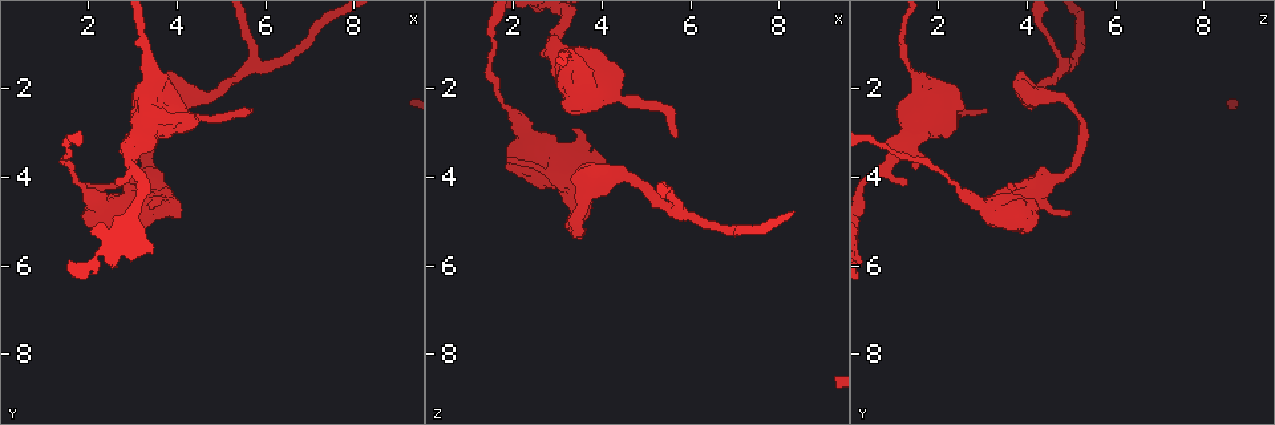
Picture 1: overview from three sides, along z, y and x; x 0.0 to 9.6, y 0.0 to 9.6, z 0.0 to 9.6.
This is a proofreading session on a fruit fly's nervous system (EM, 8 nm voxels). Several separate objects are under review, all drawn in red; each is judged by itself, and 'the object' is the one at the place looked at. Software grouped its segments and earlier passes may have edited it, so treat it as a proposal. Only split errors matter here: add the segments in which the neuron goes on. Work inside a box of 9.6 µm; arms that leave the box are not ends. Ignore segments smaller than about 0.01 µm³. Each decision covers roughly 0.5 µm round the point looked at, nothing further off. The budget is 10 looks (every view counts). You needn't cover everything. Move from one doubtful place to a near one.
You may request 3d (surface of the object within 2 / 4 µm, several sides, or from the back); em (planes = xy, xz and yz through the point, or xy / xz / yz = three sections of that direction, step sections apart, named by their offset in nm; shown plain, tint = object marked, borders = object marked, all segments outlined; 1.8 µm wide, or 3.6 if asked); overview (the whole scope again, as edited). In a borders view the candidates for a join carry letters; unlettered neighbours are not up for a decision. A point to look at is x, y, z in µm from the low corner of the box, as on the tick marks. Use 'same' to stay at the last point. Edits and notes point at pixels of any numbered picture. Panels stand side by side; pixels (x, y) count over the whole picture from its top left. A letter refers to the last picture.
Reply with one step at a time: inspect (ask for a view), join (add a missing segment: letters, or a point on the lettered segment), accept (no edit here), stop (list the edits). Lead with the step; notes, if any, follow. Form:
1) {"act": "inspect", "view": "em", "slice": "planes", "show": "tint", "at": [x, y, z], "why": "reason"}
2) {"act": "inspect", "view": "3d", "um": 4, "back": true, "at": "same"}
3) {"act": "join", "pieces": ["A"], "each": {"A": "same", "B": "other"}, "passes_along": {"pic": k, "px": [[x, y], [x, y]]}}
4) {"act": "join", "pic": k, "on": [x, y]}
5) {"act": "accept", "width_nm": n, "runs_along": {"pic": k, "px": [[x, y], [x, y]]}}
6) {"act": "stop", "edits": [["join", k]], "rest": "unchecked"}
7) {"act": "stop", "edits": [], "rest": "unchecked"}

{"act": "inspect", "view": "em", "slice": "planes", "show": "borders", "at": [5.70, 2.50, 3.10], "why": "free end"}

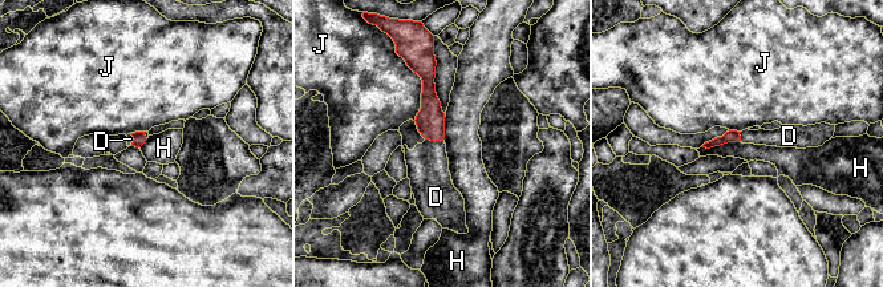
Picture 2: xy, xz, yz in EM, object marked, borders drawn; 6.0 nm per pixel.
{"act": "join", "pieces": ["D"], "longest_contact_nm": ["J", 400], "each": {"D": "same", "H": "other", "J": "other"}, "found": "the neuron continues"}

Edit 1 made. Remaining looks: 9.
{"act": "inspect", "view": "em", "slice": "yz", "step": 4, "show": "borders", "at": [3.60, 4.80, 4.95], "why": "an open end"}

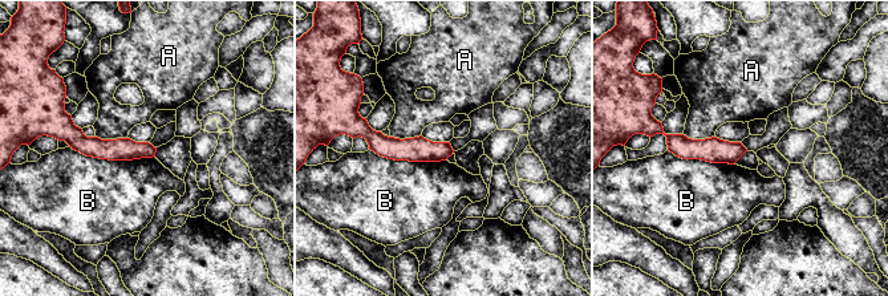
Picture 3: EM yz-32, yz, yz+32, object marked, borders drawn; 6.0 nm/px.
{"act": "inspect", "view": "em", "slice": "planes", "show": "borders", "at": "same"}

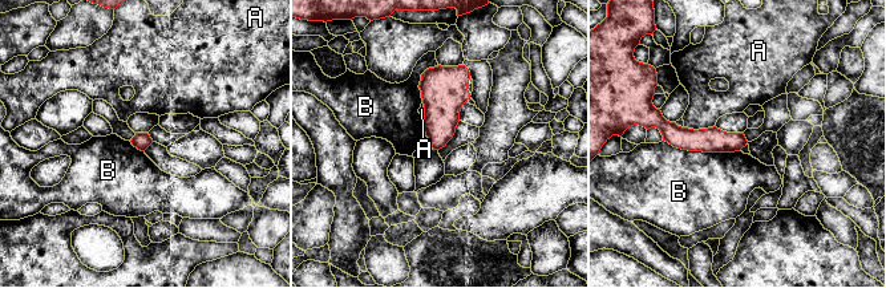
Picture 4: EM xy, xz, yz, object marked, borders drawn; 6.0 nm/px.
{"act": "accept", "each": {"A": "other", "B": "other"}, "border": {"pic": 4, "px": [[663, 140], [688, 150], [739, 151]]}, "found": "no lettered segment goes on from it"}

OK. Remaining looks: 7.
{"act": "inspect", "view": "em", "slice": "xz", "step": 8, "show": "borders", "at": [3.40, 4.65, 2.95], "why": "free end"}

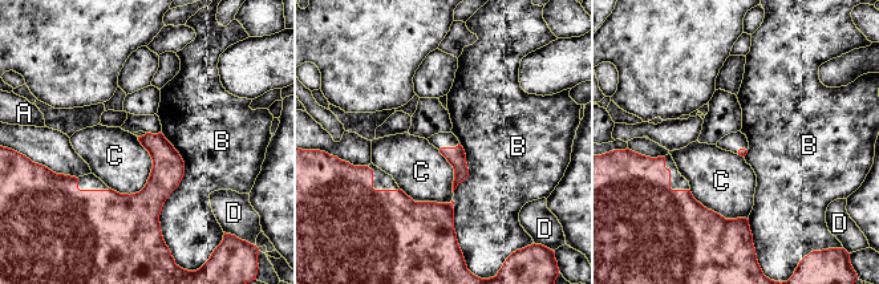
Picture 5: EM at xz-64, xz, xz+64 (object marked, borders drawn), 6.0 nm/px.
{"act": "inspect", "view": "em", "slice": "planes", "show": "borders", "at": "same", "why": "another direction"}

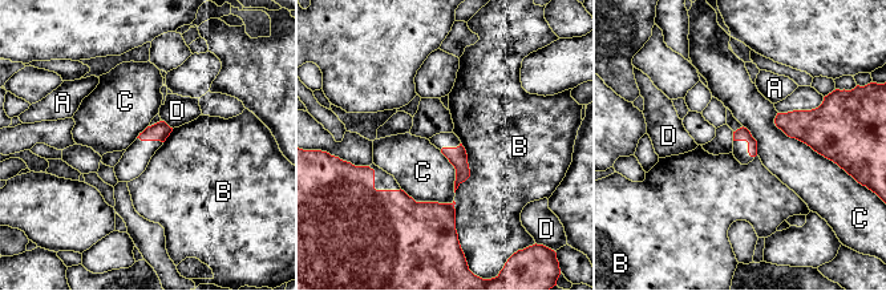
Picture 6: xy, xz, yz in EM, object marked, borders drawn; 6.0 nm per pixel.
{"act": "accept", "longest_contact_nm": ["C", 460], "each": {"A": "other", "B": "other", "C": "other", "D": "other"}, "border": {"pic": 6, "px": [[776, 113], [779, 128], [833, 162]]}, "found": "no lettered segment goes on from it"}

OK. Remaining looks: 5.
{"act": "inspect", "view": "em", "slice": "planes", "show": "borders", "at": [2.70, 4.15, 1.35], "why": "an open end"}

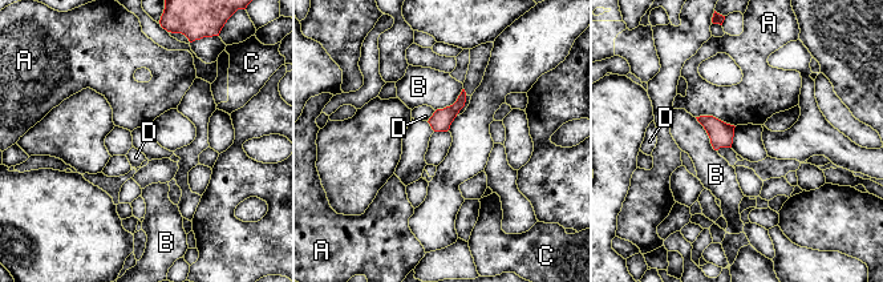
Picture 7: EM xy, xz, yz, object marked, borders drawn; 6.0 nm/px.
{"act": "accept", "each": {"A": "other", "B": "other", "C": "other", "D": "other"}, "border": {"pic": 7, "px": [[436, 111], [428, 121]]}, "found": "no lettered segment goes on from it"}

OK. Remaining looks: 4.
{"act": "stop", "edits": [["join", 2]], "rest": "unchecked"}

